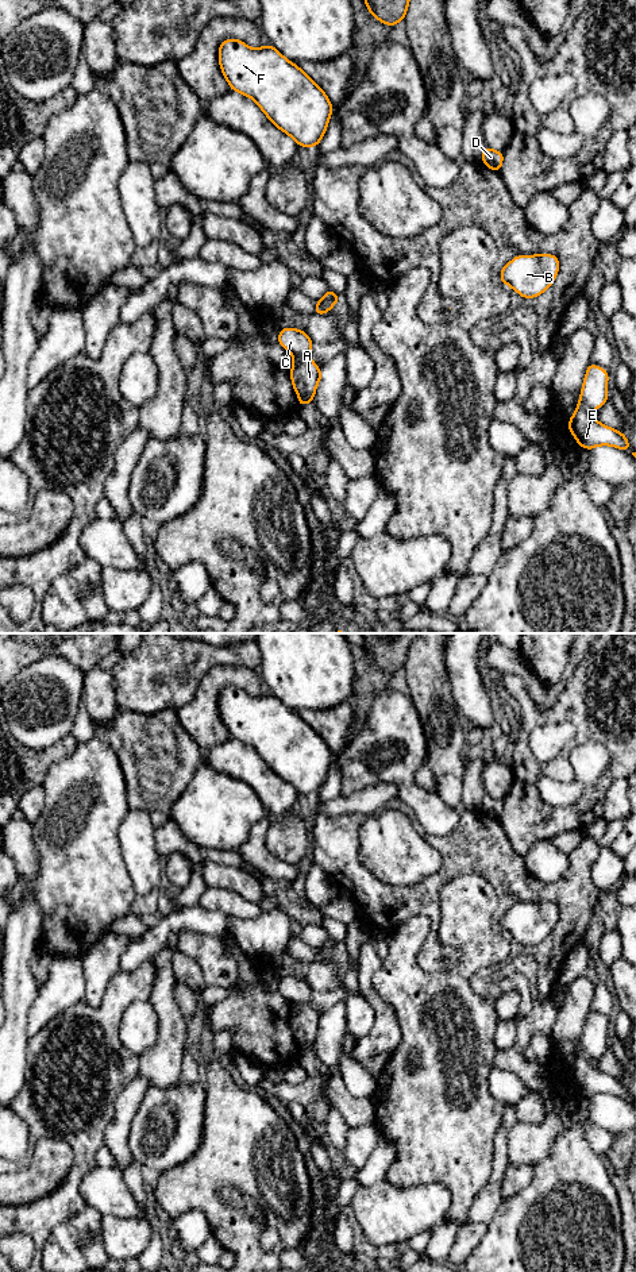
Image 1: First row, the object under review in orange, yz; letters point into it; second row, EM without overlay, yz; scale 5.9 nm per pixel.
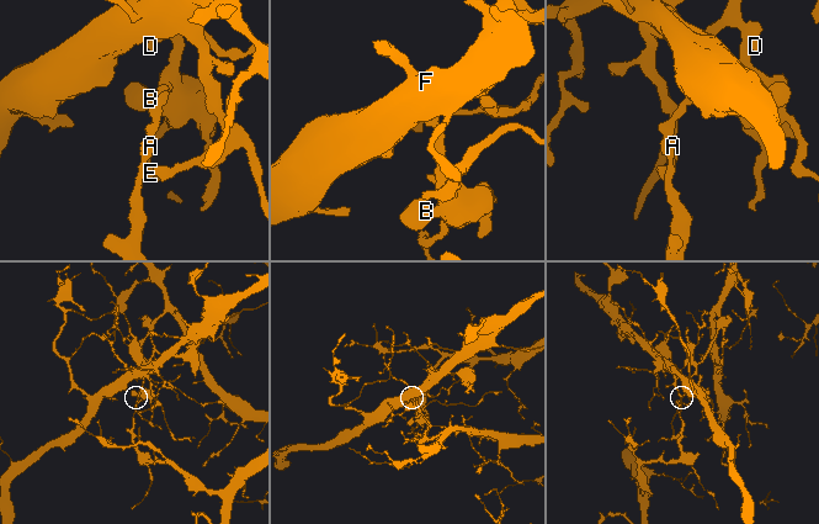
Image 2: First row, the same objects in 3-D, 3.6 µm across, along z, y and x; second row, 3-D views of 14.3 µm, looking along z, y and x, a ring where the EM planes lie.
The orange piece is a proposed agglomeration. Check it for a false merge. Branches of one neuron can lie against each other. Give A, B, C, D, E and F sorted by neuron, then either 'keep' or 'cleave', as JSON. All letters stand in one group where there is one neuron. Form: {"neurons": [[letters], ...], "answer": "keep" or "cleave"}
{"neurons": [["A"], ["B", "C", "D", "E", "F"]], "answer": "cleave"}

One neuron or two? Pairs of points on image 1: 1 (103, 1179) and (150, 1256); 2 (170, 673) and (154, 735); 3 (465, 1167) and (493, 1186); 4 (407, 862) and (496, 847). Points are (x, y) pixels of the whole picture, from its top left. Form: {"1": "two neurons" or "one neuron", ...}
{"1": "two neurons", "2": "two neurons", "3": "two neurons", "4": "two neurons"}

